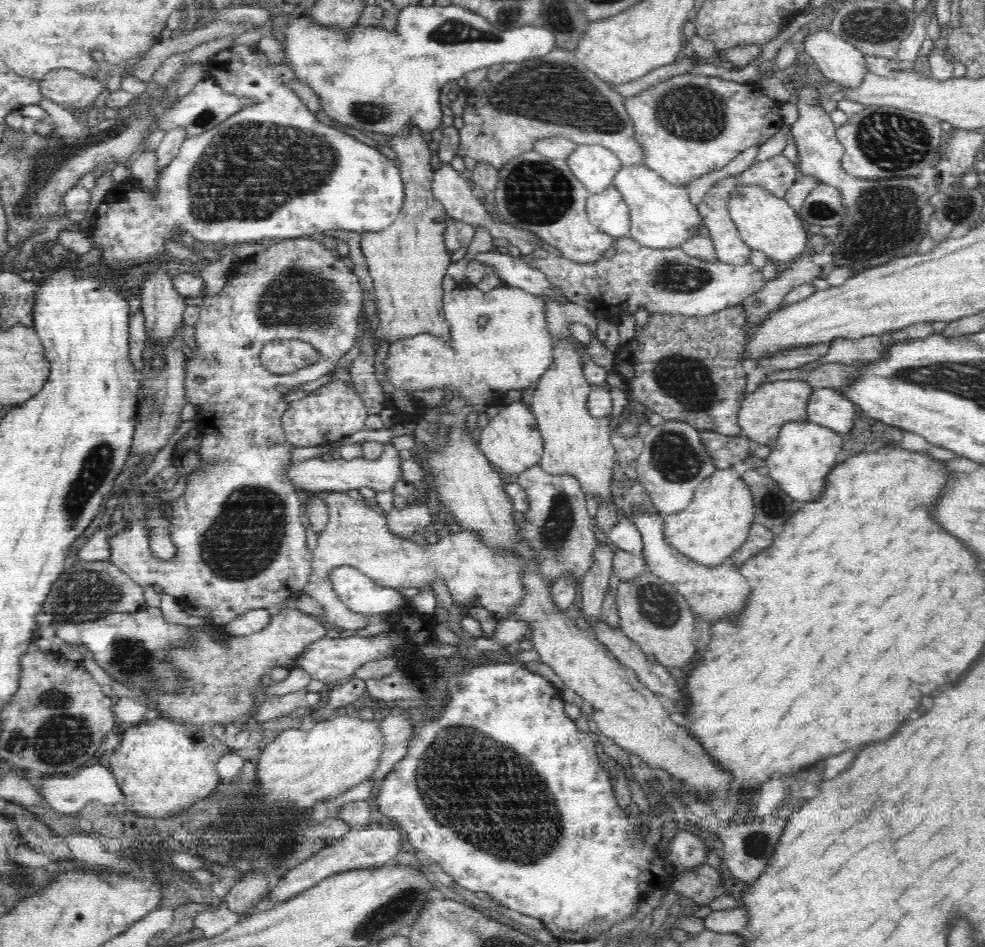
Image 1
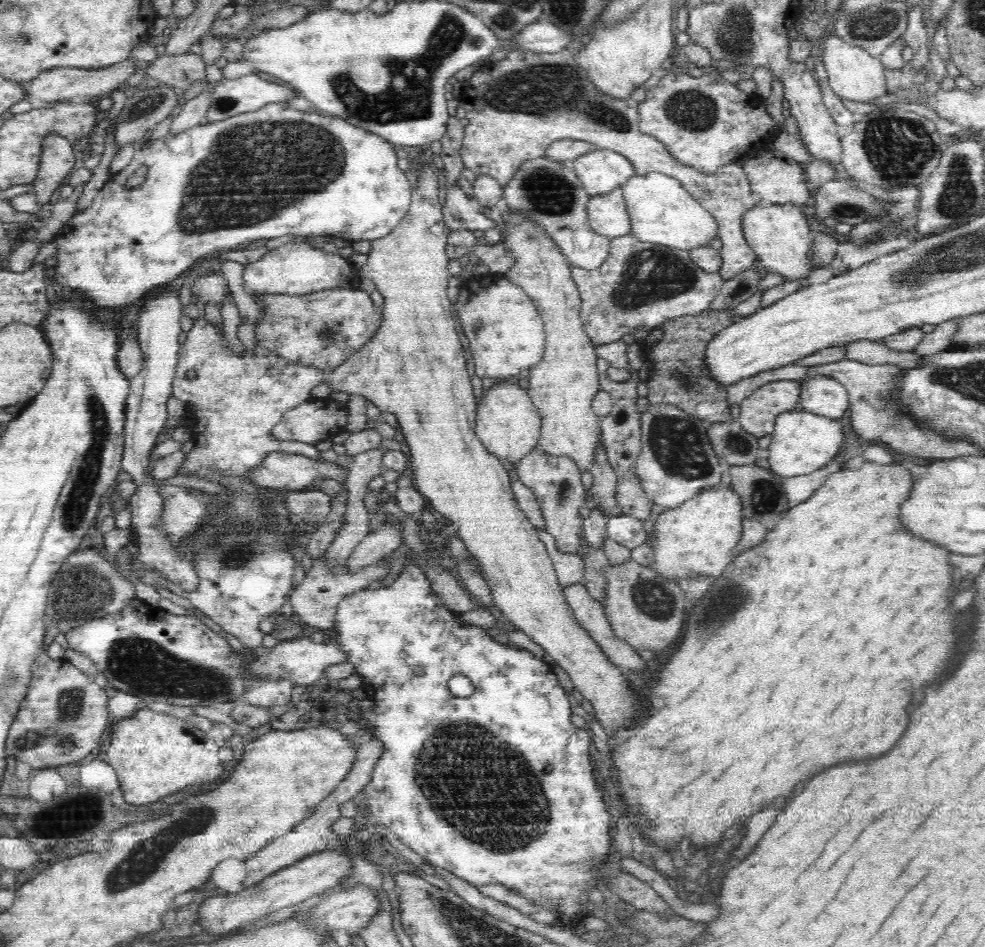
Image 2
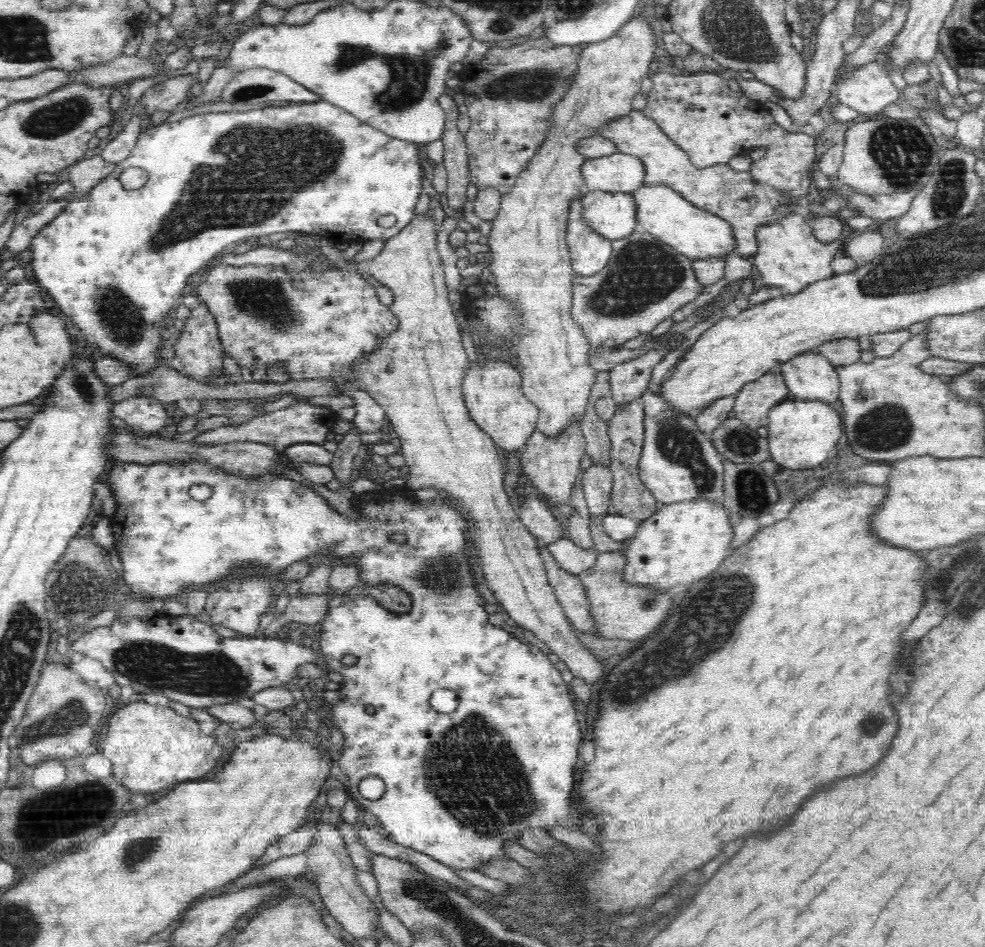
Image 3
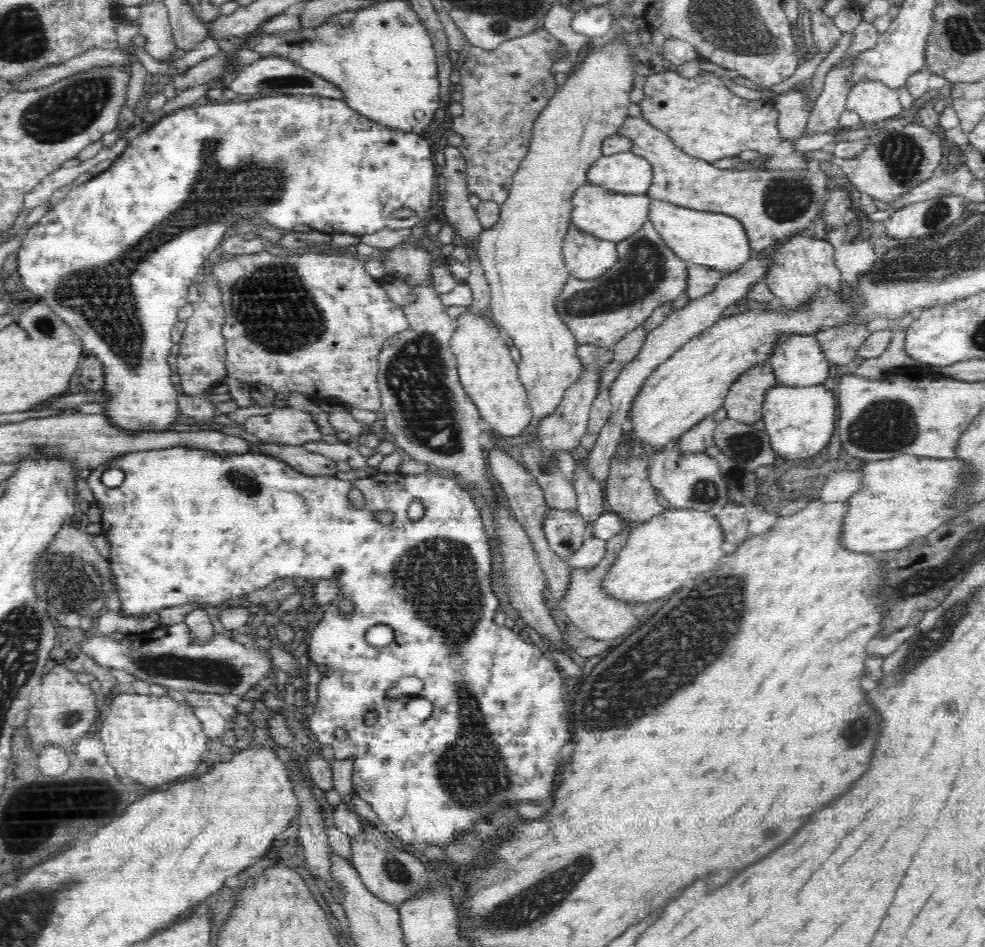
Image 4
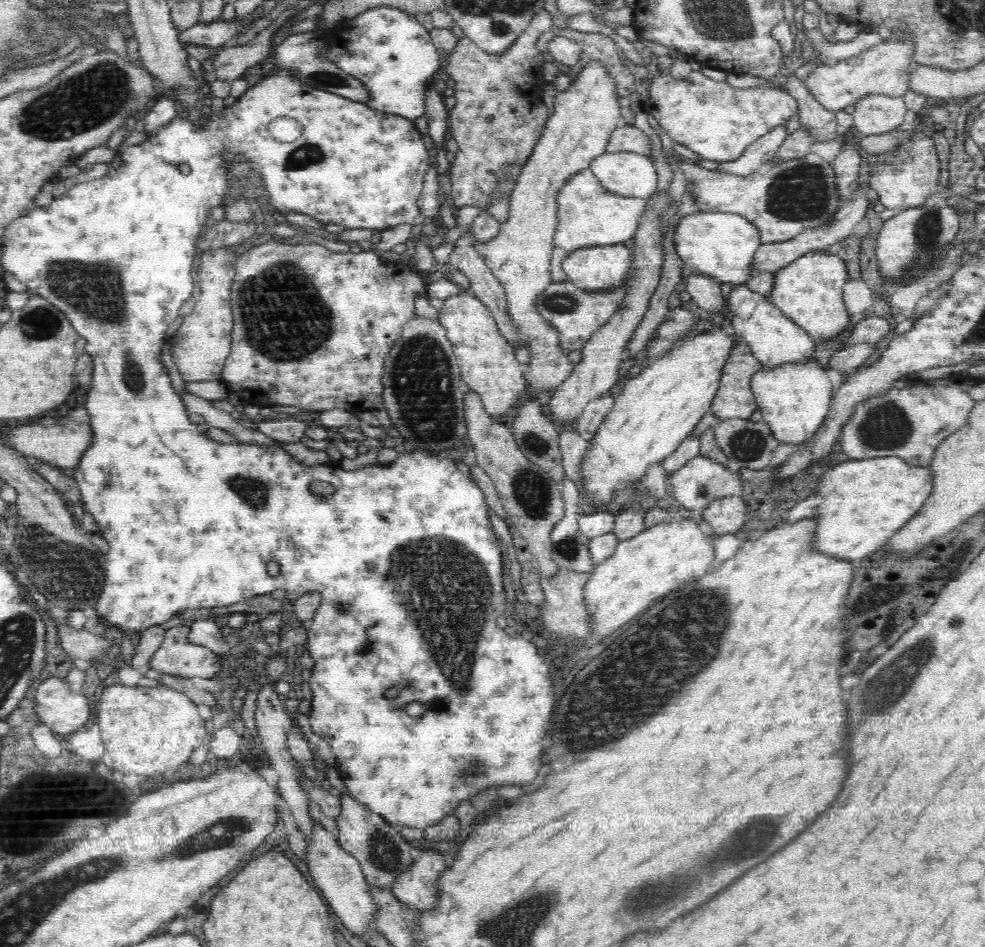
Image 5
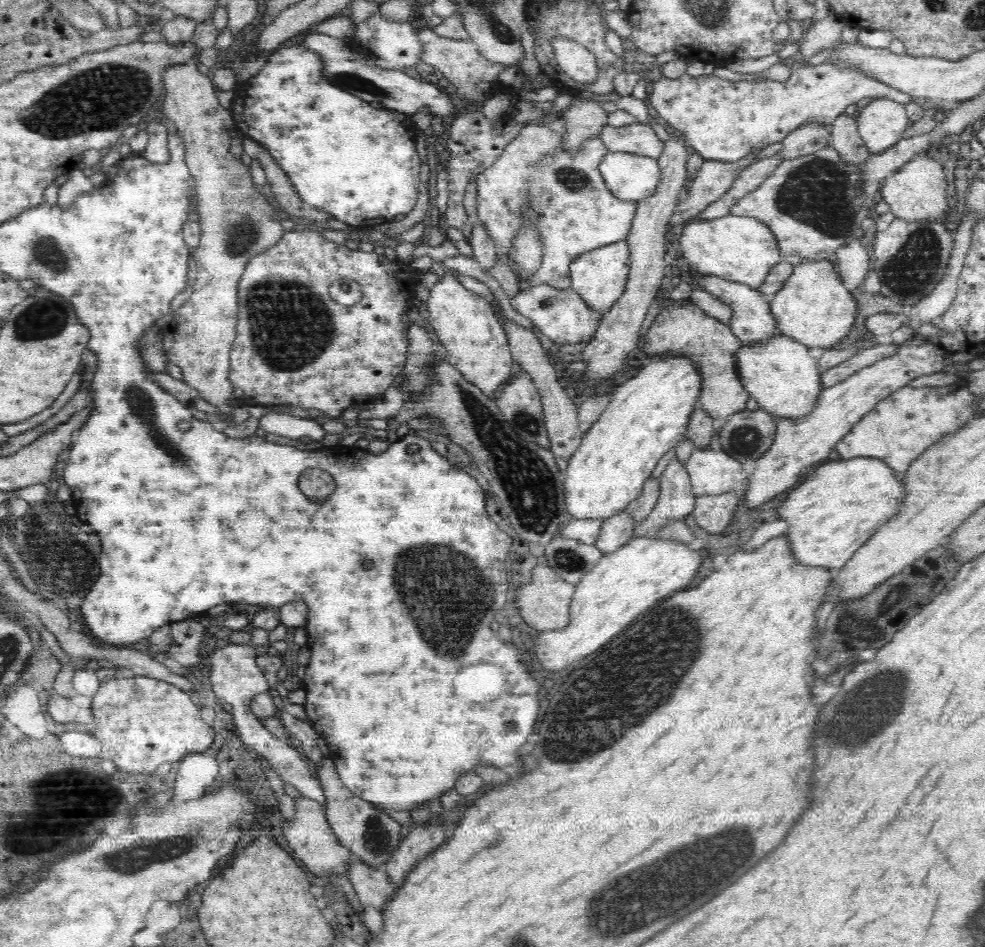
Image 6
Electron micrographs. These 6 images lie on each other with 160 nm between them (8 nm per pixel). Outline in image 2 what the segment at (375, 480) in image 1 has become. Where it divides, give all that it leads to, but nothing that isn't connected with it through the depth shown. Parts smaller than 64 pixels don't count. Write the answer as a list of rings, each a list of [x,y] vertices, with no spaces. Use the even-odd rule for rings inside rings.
[[[276,450],[266,454],[264,460],[260,462],[260,466],[254,466],[252,470],[248,470],[248,474],[244,477],[248,477],[248,481],[252,481],[252,484],[284,493],[291,490],[302,491],[313,488],[315,487],[315,483],[322,478],[324,480],[335,480],[339,483],[346,482],[346,476],[348,476],[348,469],[336,465],[335,462],[328,463],[320,458],[312,459]]]

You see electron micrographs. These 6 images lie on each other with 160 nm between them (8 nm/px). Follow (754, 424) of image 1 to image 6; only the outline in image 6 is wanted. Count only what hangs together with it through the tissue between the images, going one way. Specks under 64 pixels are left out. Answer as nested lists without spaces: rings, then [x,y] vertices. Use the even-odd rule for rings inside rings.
[[[694,302],[692,304],[680,304],[676,308],[672,308],[670,312],[659,312],[660,316],[656,318],[656,322],[652,325],[650,330],[646,331],[646,340],[648,344],[644,344],[648,354],[680,354],[680,357],[688,357],[692,364],[696,365],[696,369],[700,369],[701,380],[701,394],[698,398],[699,406],[704,409],[717,423],[726,420],[736,412],[742,412],[746,409],[746,402],[748,402],[749,393],[743,388],[740,382],[737,368],[736,368],[736,350],[740,350],[742,343],[738,337],[731,331],[729,324],[722,324],[717,318],[708,316],[699,306]]]

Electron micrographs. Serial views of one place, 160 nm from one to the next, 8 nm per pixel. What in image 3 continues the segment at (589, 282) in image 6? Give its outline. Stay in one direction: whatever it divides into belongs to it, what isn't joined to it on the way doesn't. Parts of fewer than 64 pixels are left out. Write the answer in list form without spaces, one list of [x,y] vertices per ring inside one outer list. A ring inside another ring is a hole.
[[[574,198],[568,207],[567,246],[576,275],[599,273],[612,255],[612,242],[592,230],[582,216],[582,198]]]

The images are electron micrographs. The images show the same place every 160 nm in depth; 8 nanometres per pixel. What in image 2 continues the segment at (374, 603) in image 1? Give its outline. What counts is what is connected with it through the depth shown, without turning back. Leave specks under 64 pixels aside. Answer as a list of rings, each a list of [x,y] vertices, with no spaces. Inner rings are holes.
[[[416,564],[406,566],[406,570],[400,574],[400,578],[395,580],[390,588],[380,587],[377,590],[363,589],[354,592],[345,596],[336,610],[335,625],[340,634],[334,641],[345,652],[345,660],[354,665],[355,674],[360,675],[360,680],[364,680],[362,688],[366,688],[366,692],[378,704],[378,708],[368,712],[366,718],[368,718],[368,726],[384,743],[384,752],[372,770],[370,784],[362,790],[367,804],[366,808],[371,812],[372,819],[384,824],[386,829],[394,832],[402,843],[412,848],[434,867],[444,868],[476,887],[483,884],[504,884],[506,888],[514,890],[522,898],[534,902],[538,910],[556,912],[562,920],[561,925],[565,928],[570,929],[570,926],[582,924],[584,906],[586,906],[586,916],[588,915],[587,905],[590,902],[588,886],[594,886],[598,882],[598,876],[600,876],[598,862],[606,860],[606,856],[610,854],[610,846],[612,846],[610,836],[608,836],[612,818],[610,818],[610,812],[606,810],[604,796],[596,784],[594,770],[590,764],[588,748],[590,748],[592,734],[581,727],[580,721],[574,719],[566,690],[560,686],[553,670],[550,670],[544,662],[536,660],[530,652],[512,650],[504,644],[498,644],[498,641],[494,642],[490,636],[484,634],[482,628],[476,628],[472,624],[462,624],[462,620],[454,612],[450,612],[444,606],[444,602],[430,590],[428,578],[416,568]],[[380,590],[388,590],[386,606],[376,606],[376,608],[366,606],[364,614],[360,610],[360,616],[356,616],[356,594],[380,594]],[[458,675],[470,678],[475,688],[473,695],[461,698],[450,693],[448,680]]]

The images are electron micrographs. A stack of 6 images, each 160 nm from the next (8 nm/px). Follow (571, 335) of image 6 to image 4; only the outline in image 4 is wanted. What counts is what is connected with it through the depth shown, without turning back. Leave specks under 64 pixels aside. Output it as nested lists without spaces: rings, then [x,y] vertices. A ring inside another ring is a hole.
[[[651,220],[632,236],[615,244],[619,255],[616,266],[592,280],[571,276],[560,290],[556,312],[579,345],[593,344],[612,349],[626,334],[642,326],[658,306],[686,293],[687,262],[668,249]]]

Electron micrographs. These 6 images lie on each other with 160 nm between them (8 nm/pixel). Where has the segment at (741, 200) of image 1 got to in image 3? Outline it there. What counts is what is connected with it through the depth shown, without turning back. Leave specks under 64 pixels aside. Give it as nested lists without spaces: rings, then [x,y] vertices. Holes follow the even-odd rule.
[[[796,213],[789,214],[783,220],[764,225],[756,232],[759,249],[753,255],[754,266],[762,276],[761,286],[784,289],[784,294],[798,294],[814,282],[824,280],[836,274],[831,262],[842,247],[842,241],[820,242],[807,223],[808,218]]]

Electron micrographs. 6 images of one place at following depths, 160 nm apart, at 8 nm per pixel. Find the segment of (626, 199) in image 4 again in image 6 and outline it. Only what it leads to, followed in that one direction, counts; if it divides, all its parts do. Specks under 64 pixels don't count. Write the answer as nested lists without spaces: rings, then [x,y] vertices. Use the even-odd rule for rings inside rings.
[[[562,118],[550,123],[528,121],[520,135],[506,146],[504,153],[490,166],[490,169],[476,178],[477,215],[474,219],[484,225],[488,237],[494,242],[499,259],[508,266],[512,265],[516,276],[520,274],[517,274],[515,263],[508,259],[508,252],[514,250],[514,238],[522,228],[523,220],[528,217],[540,231],[543,258],[532,278],[517,278],[519,286],[524,289],[543,284],[556,289],[567,289],[572,283],[569,275],[571,263],[583,253],[625,240],[635,217],[637,201],[623,201],[616,198],[602,179],[599,164],[606,156],[608,148],[604,146],[600,136],[585,140],[576,151],[568,151],[563,142],[567,128],[567,120]]]

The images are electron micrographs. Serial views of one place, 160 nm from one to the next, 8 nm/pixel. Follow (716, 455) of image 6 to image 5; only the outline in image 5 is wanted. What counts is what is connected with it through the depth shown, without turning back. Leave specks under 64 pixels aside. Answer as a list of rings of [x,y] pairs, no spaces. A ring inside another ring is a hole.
[[[698,455],[691,458],[682,469],[671,476],[666,477],[667,487],[676,502],[680,502],[684,508],[691,512],[703,512],[710,502],[716,498],[729,497],[740,494],[742,481],[739,473],[734,466],[722,466],[720,463],[706,456]]]

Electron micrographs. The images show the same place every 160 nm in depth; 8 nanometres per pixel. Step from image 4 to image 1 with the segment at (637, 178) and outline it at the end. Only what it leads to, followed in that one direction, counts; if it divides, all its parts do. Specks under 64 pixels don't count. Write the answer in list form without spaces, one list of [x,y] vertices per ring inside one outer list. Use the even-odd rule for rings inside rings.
[[[578,145],[565,160],[574,177],[591,194],[598,194],[612,186],[623,166],[620,159],[601,145]]]

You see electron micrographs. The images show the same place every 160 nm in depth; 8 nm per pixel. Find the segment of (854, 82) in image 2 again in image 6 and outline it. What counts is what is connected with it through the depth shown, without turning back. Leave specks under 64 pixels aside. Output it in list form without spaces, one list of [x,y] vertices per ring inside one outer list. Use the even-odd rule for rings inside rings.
[[[886,97],[868,100],[855,116],[858,133],[872,154],[892,148],[908,130],[905,106]]]

